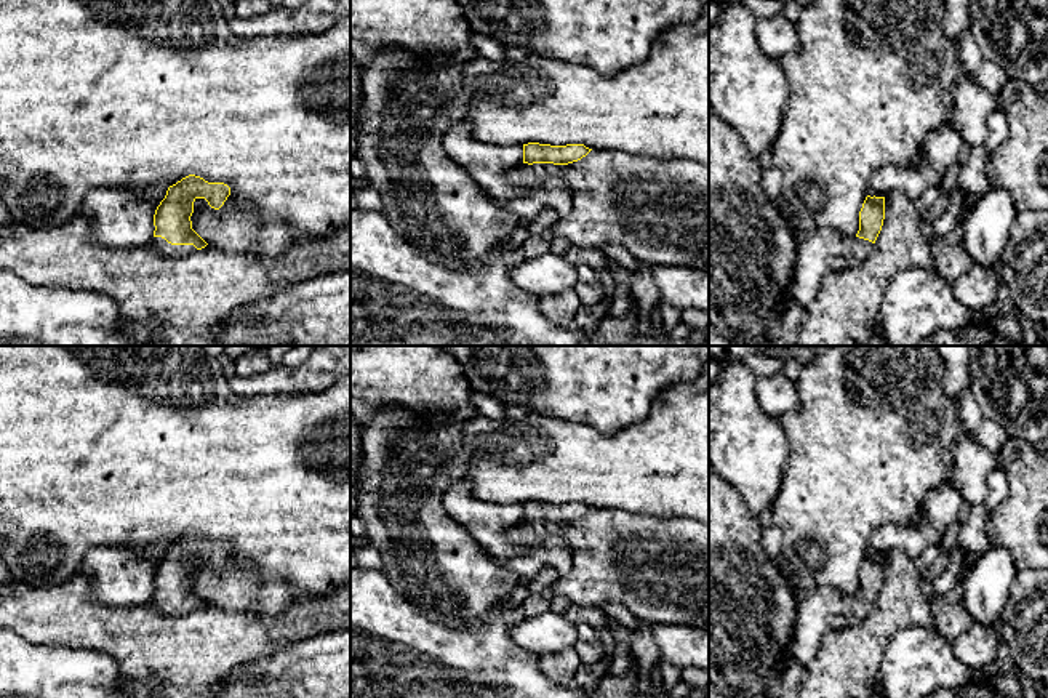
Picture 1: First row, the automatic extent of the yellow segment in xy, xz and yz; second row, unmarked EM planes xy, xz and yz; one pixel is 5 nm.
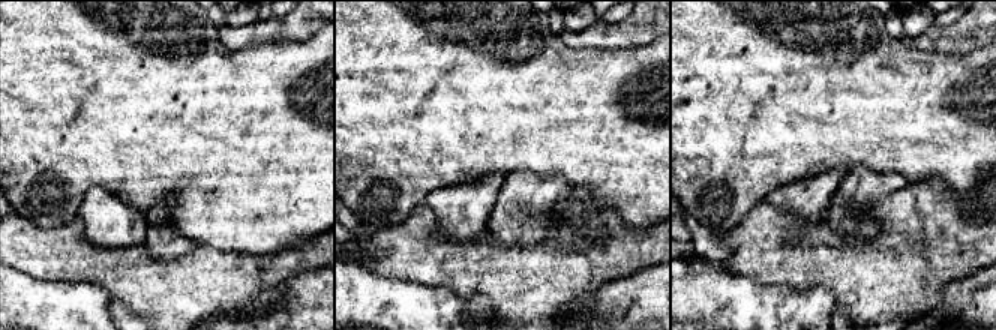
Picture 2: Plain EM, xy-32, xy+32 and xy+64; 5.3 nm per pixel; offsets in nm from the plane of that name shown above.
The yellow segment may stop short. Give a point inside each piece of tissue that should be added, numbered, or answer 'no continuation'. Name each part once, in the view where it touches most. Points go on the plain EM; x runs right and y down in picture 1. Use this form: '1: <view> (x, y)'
1: xy (162, 604)

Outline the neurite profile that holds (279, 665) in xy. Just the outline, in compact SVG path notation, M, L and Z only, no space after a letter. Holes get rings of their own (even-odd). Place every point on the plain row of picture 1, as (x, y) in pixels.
M334 629L256 661L248 677L219 688L219 698L350 698L350 629Z

